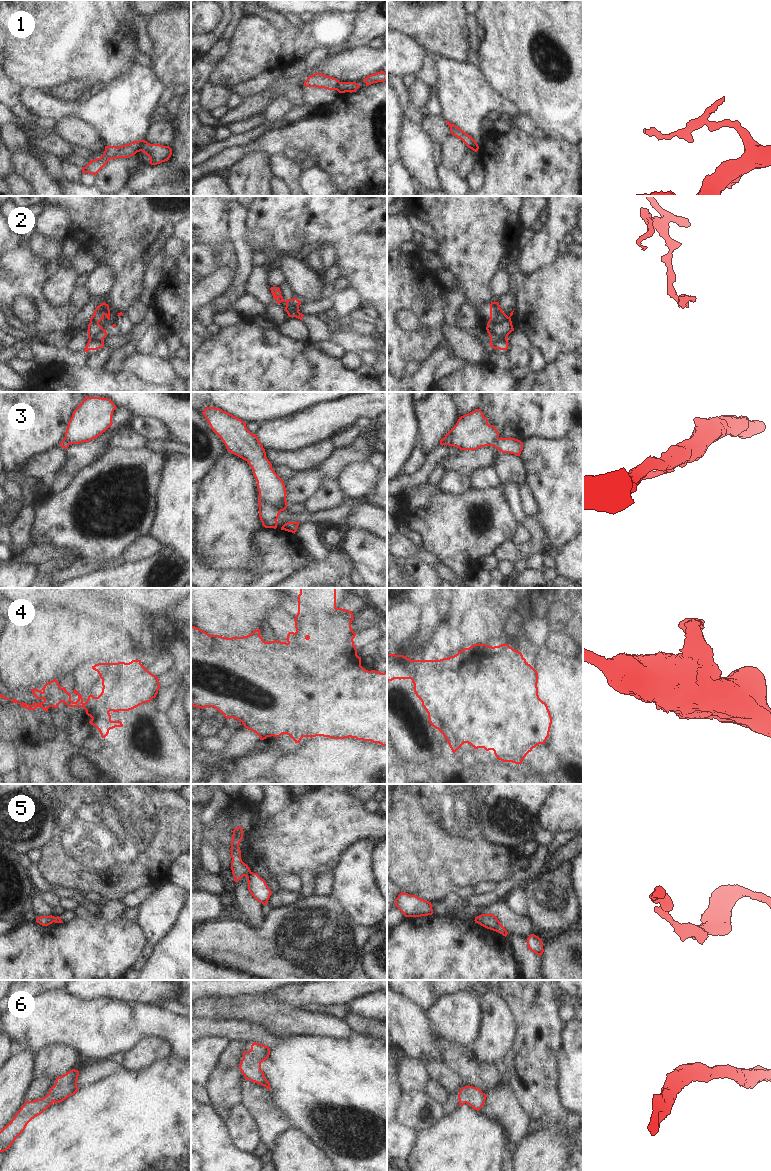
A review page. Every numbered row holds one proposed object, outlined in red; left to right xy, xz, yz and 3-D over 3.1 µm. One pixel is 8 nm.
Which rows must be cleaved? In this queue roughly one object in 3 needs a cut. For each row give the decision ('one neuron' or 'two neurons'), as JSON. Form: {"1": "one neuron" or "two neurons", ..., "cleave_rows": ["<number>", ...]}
{"1": "two neurons", "2": "one neuron", "3": "two neurons", "4": "two neurons", "5": "two neurons", "6": "one neuron", "cleave_rows": ["1", "3", "4", "5"]}

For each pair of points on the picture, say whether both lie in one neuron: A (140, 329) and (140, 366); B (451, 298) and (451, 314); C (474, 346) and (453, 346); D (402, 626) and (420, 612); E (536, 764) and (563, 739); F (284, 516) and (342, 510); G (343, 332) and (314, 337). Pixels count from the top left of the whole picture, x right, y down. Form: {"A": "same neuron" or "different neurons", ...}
{"A": "different neurons", "B": "same neuron", "C": "same neuron", "D": "same neuron", "E": "different neurons", "F": "same neuron", "G": "different neurons"}

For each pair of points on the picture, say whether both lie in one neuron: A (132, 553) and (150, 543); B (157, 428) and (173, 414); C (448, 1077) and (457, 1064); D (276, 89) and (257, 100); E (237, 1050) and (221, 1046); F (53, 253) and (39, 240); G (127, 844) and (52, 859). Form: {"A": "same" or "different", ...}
{"A": "same", "B": "different", "C": "different", "D": "different", "E": "different", "F": "same", "G": "same"}

